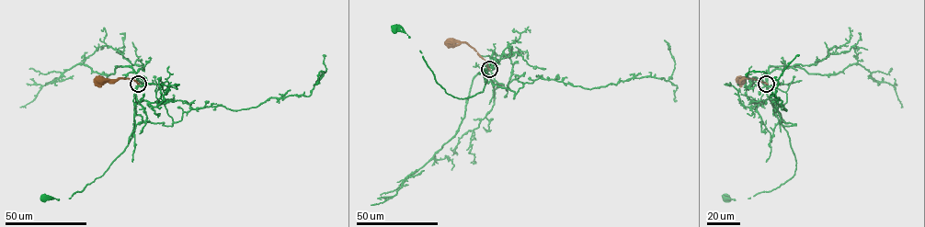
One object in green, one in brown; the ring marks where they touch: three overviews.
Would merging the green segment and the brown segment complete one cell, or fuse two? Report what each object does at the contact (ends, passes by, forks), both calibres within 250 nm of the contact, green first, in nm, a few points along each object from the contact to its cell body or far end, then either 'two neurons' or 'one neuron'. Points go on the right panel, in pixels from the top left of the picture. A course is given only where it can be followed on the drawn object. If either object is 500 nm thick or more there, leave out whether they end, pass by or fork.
green passes by; brown ends there; 460 nm thick on the green side, 480 nm on the other; green runs (767, 84), (767, 96), (790, 139), (796, 160), (794, 175), (779, 186), (747, 198), (725, 198); brown runs (767, 84), (752, 78), (739, 78); two neurons

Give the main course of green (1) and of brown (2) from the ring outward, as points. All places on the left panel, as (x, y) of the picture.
1: (138, 84), (134, 125), (128, 146), (103, 175), (69, 198), (43, 198)
2: (138, 84), (129, 78), (100, 78)

